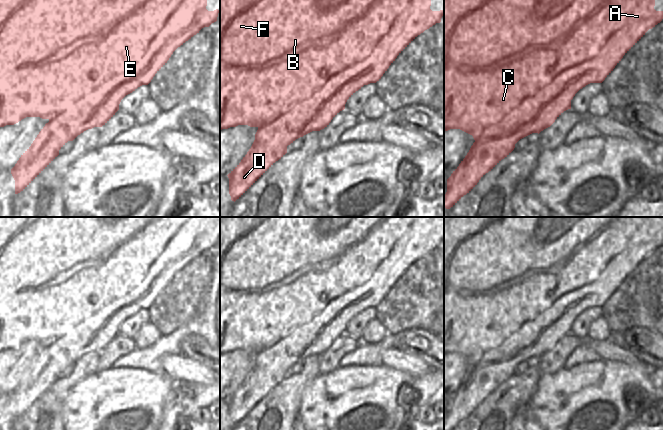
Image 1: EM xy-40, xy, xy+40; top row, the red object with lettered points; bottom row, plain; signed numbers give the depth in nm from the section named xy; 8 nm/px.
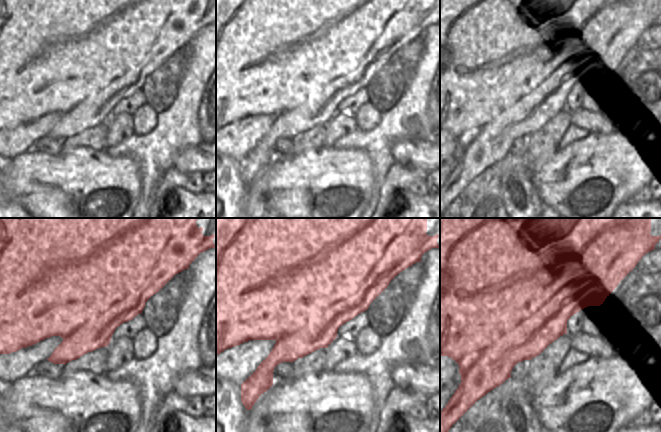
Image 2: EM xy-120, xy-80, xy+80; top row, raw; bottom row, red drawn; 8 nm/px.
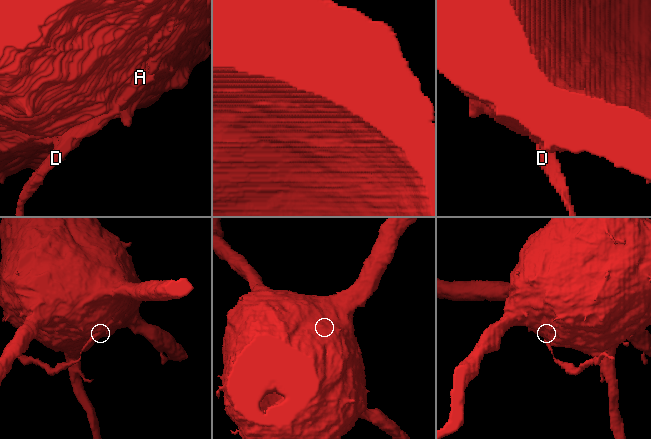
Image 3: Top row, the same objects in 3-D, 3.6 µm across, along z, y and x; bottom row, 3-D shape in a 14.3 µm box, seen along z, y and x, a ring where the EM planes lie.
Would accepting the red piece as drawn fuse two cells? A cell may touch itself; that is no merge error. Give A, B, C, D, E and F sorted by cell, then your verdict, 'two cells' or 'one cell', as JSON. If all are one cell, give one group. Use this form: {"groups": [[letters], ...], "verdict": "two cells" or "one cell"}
{"groups": [["A", "B", "C", "E", "F"], ["D"]], "verdict": "two cells"}

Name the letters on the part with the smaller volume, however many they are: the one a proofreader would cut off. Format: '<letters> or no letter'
D.

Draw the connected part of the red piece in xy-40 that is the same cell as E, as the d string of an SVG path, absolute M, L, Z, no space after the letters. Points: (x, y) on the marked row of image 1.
M0 0L0 127L14 125L26 117L52 119L60 115L116 75L120 75L131 69L143 59L146 53L150 53L153 56L160 48L165 46L168 37L173 37L175 33L181 32L179 30L180 27L186 29L190 27L200 27L202 29L216 22L219 10L208 11L206 6L207 0Z

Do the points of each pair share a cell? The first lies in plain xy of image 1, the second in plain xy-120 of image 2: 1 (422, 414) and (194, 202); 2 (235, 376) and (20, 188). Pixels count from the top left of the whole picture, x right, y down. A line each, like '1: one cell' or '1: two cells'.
1: two cells
2: two cells

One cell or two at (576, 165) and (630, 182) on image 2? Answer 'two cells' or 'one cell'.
one cell

